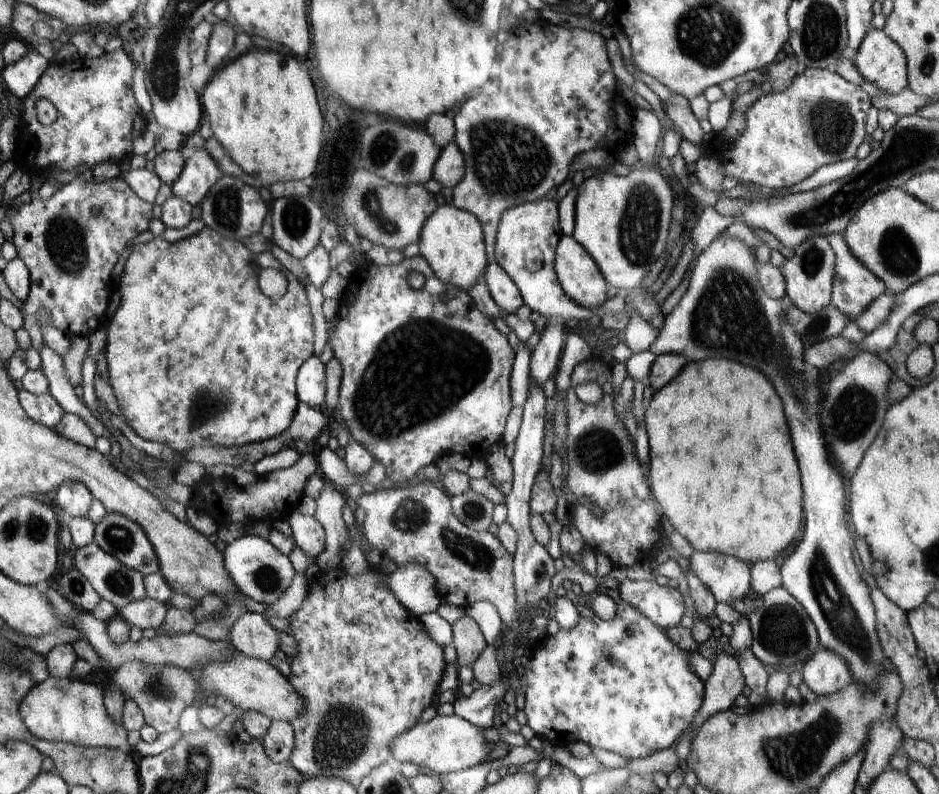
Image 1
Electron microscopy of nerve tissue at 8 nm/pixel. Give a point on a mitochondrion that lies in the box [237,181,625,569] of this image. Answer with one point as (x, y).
(378, 420)

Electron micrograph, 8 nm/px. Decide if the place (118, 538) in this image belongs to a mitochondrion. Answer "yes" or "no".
yes

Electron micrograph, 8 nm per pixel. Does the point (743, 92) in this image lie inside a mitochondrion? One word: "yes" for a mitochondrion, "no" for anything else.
no

